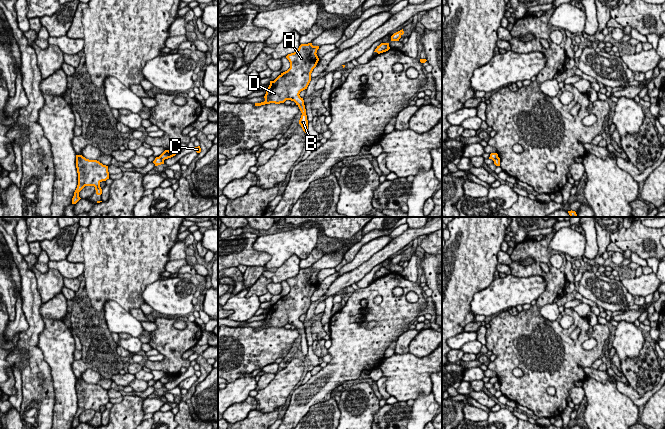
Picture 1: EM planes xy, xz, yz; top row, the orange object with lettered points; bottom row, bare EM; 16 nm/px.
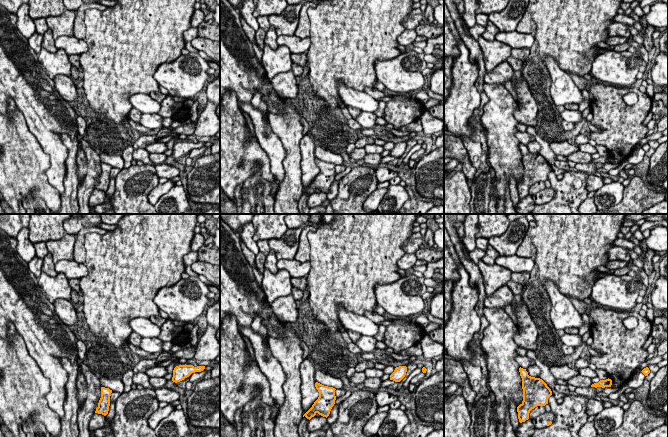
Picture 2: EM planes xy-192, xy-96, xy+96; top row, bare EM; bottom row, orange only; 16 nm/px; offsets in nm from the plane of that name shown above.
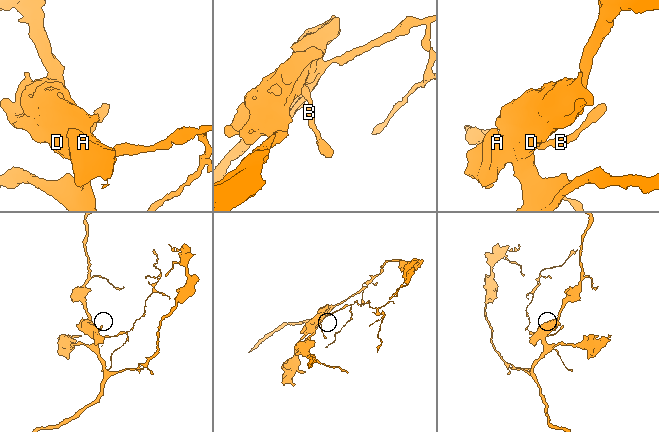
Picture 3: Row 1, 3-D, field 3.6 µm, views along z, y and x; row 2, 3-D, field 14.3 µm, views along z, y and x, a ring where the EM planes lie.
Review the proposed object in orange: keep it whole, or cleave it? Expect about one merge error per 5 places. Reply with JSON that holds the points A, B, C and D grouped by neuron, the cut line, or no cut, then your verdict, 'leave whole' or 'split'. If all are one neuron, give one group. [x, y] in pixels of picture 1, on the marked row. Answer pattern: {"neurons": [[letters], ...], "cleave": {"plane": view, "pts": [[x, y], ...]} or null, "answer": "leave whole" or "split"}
{"neurons": [["A", "B", "D"], ["C"]], "cleave": {"plane": "xy", "pts": [[159, 156], [163, 160]]}, "answer": "split"}

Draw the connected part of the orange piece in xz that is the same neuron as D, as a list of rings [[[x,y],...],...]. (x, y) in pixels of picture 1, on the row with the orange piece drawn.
[[[312,43],[301,44],[296,52],[288,54],[286,58],[290,62],[290,68],[274,81],[270,81],[264,96],[265,101],[255,103],[255,106],[261,106],[270,103],[280,104],[286,100],[294,101],[302,113],[299,124],[306,134],[308,120],[304,100],[299,94],[307,89],[311,81],[311,73],[319,61],[316,54],[318,49],[319,46],[313,46]]]

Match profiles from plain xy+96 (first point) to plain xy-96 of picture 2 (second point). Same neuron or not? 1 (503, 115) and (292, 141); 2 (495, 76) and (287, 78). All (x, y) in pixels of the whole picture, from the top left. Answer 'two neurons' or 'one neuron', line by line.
1: one neuron
2: one neuron

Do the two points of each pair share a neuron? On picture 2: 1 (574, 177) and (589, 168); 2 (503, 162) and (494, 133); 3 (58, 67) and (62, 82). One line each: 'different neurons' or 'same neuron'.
1: different neurons
2: same neuron
3: different neurons

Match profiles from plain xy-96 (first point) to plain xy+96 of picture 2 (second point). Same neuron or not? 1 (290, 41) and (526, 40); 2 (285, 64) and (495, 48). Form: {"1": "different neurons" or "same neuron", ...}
{"1": "same neuron", "2": "same neuron"}

